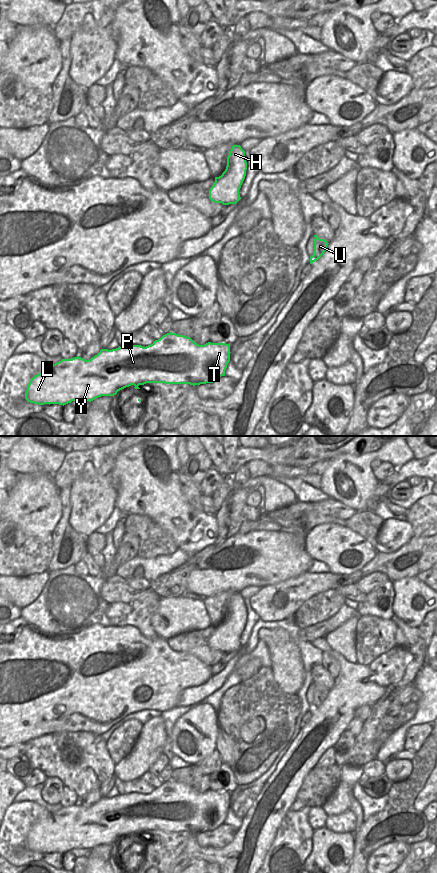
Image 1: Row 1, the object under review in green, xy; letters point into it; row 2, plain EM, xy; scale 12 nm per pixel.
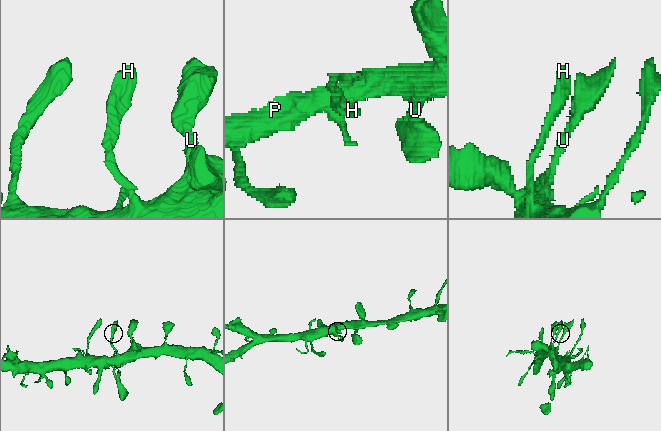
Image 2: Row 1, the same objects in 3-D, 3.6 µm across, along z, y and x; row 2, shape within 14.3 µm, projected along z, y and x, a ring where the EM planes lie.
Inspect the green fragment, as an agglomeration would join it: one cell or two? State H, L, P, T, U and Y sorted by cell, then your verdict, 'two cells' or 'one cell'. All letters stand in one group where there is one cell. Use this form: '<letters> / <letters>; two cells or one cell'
H L P T U Y; one cell

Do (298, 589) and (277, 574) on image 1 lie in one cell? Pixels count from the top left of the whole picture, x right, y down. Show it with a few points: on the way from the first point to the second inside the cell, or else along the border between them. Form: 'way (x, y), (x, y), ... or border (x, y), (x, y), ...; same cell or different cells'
border (307, 570), (279, 582), (266, 584), (263, 587); different cells

